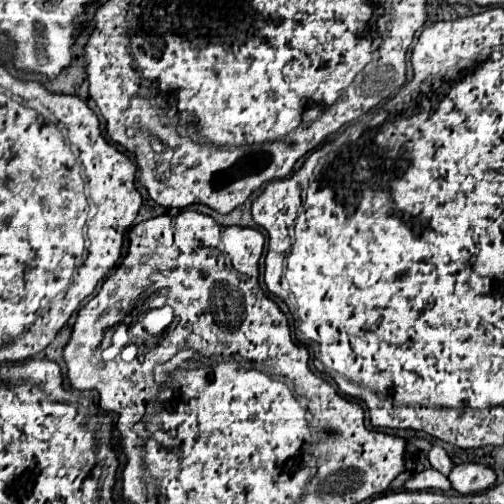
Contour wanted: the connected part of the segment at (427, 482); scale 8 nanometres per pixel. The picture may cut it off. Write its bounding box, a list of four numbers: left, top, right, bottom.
[406,468,452,490]

